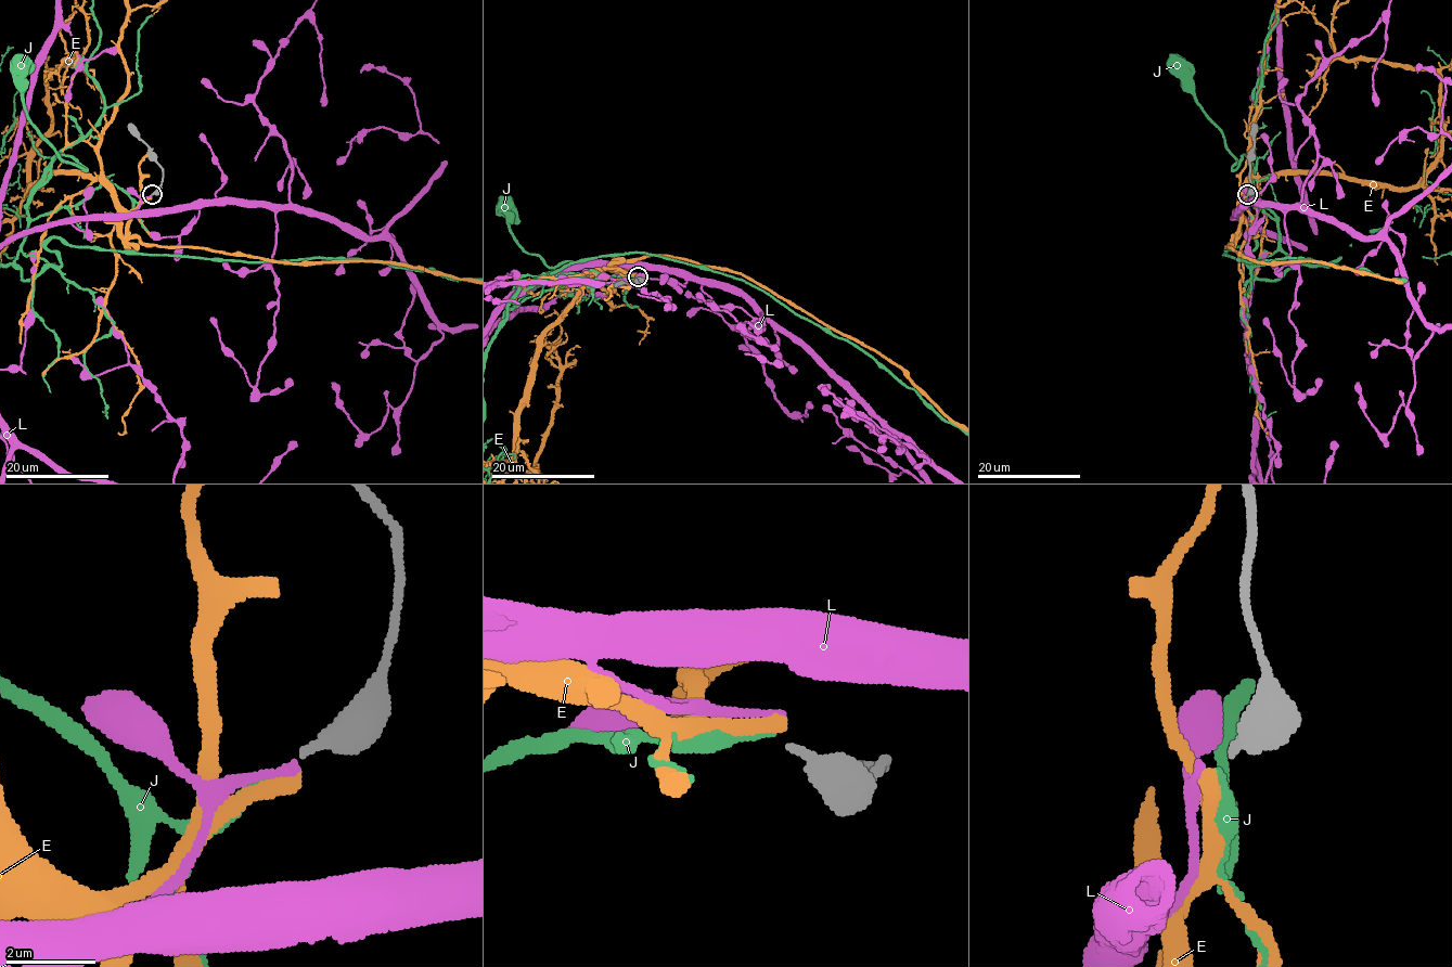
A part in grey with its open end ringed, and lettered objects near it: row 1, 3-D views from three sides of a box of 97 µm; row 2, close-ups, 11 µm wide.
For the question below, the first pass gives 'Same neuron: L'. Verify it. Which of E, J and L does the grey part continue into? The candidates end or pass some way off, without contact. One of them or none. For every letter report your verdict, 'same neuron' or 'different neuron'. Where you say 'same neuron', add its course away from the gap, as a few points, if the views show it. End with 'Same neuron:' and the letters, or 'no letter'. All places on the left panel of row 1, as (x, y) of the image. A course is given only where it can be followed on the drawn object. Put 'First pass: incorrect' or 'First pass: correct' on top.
First pass: correct
E: different neuron
J: different neuron
L: same neuron
Same neuron: L

